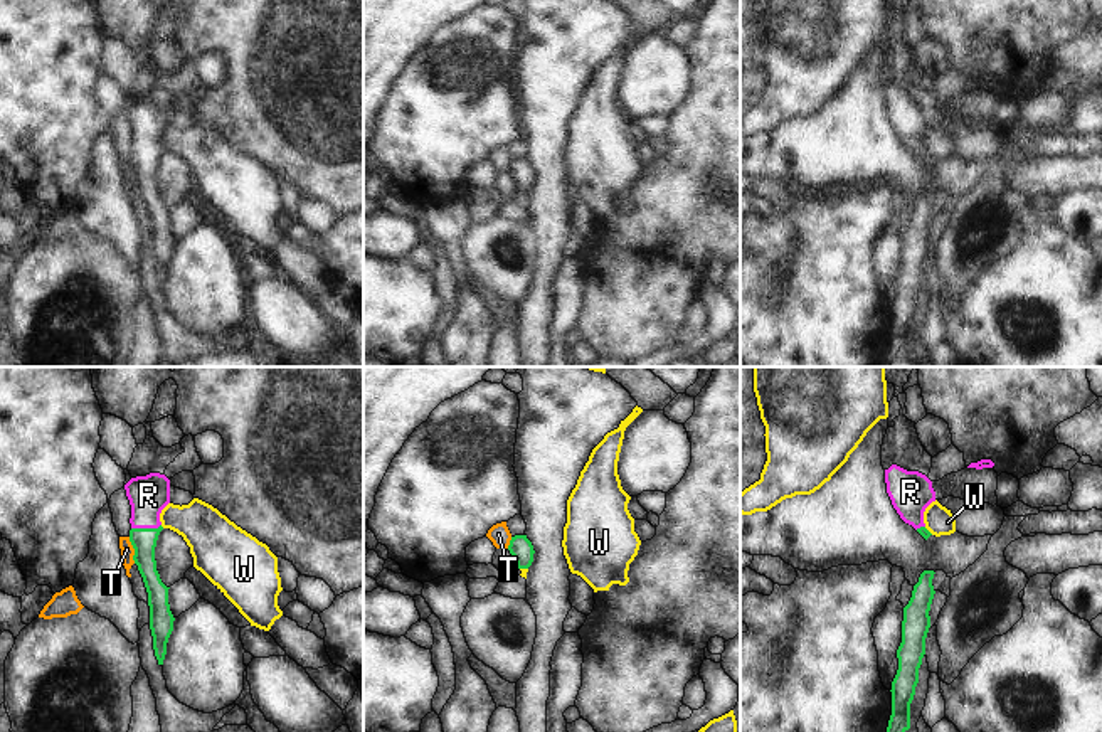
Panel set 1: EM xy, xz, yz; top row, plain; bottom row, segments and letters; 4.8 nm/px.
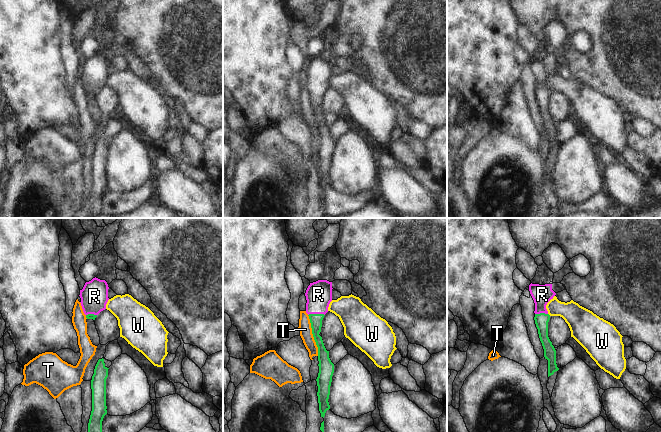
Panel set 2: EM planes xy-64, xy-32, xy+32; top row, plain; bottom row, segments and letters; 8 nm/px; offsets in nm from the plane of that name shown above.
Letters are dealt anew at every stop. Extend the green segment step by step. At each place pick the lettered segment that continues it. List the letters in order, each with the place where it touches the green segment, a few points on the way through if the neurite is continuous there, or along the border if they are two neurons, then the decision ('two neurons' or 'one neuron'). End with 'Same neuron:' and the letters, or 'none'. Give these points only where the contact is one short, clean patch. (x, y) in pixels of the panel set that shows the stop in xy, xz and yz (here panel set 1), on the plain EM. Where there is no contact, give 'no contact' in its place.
R: meets green in xy at (145, 152); runs through xy (143, 164), (145, 152), (148, 118); one neuron
T: meets green in xy at (135, 174); border along xy (128, 160), (135, 185); two neurons
W: meets green in xz at (522, 190); two neurons
Same neuron: R

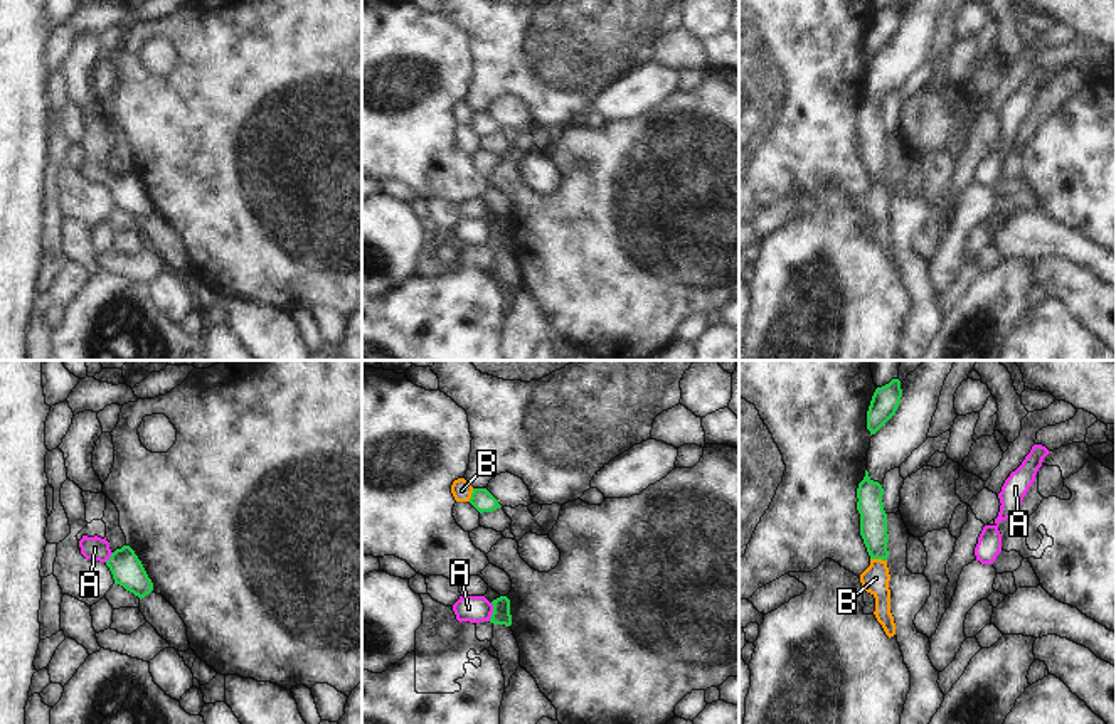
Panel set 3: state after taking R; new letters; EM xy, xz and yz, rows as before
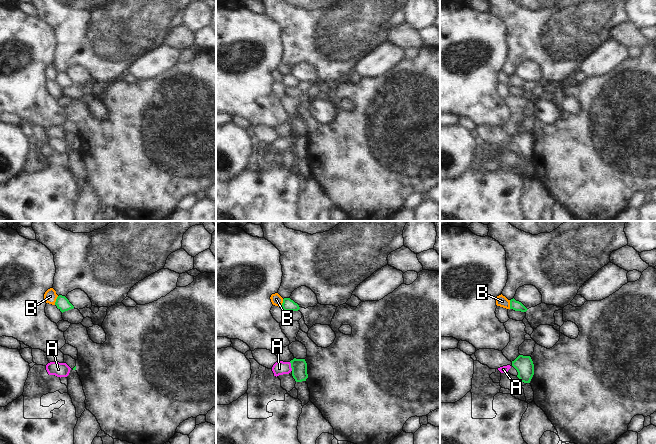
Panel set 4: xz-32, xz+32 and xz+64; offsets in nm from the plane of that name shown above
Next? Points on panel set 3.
A: meets green in xz at (494, 234); runs through xz (500, 238), (494, 234), (468, 231); one neuron
B: meets green in yz at (879, 180); two neurons
Same neuron: A

